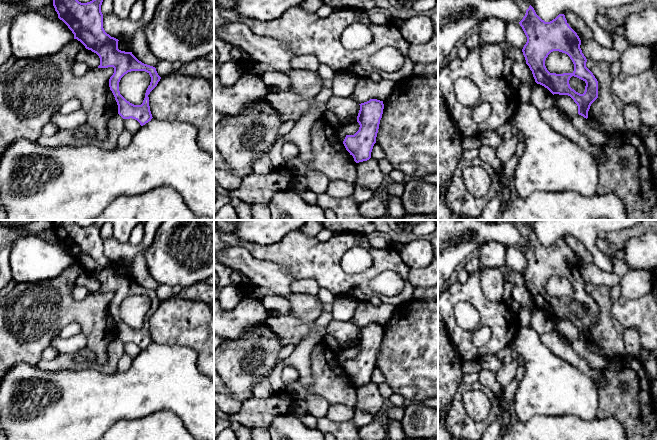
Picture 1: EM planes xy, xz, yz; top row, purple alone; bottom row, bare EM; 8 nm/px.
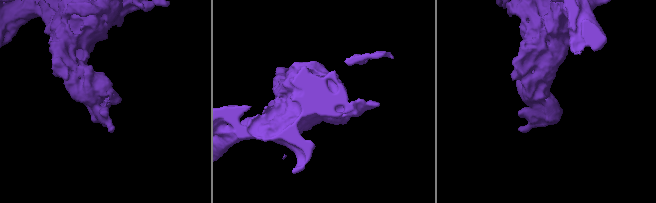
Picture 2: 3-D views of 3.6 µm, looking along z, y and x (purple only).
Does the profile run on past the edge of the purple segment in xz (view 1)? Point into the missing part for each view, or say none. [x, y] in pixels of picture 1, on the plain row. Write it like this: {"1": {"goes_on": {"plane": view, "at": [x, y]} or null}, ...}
{"1": {"goes_on": null}}

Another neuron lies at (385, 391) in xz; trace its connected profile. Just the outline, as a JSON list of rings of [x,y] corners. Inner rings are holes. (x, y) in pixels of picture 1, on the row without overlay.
[[[385,383],[378,385],[378,387],[379,387],[380,394],[388,402],[390,396],[393,394],[393,391]]]

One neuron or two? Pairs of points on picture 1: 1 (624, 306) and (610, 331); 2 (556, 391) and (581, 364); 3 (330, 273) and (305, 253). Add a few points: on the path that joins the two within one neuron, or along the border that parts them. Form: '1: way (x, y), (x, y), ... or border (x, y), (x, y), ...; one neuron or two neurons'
1: border (612, 301), (612, 315), (624, 327); two neurons
2: border (556, 356), (577, 367), (594, 383); two neurons
3: way (323, 266), (318, 264), (315, 256), (312, 255); one neuron

